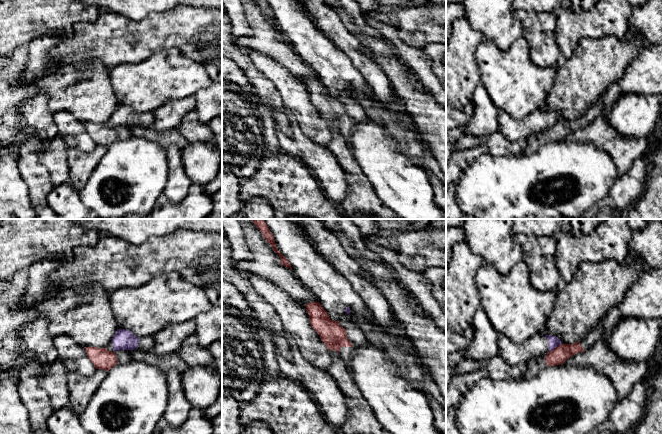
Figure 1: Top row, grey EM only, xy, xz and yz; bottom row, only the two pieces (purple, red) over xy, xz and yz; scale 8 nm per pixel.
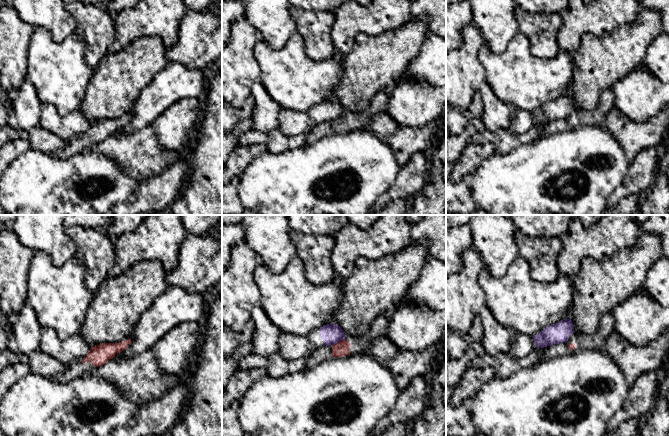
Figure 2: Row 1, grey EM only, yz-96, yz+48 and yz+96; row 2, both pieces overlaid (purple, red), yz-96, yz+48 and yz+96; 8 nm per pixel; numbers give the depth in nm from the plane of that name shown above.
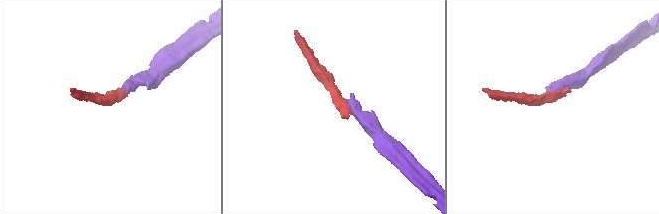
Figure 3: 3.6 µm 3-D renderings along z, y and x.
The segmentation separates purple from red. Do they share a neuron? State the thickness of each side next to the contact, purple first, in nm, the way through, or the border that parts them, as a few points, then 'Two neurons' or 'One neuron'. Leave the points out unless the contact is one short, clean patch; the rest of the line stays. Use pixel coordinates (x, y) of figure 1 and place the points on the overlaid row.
Thickness 90 nm (purple) against 140 nm. Boundary: yz (561, 343), (549, 352). Two neurons

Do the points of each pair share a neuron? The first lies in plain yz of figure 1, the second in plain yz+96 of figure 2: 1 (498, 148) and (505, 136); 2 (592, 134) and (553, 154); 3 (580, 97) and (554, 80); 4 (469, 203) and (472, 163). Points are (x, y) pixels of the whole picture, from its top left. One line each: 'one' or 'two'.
1: one
2: two
3: two
4: two

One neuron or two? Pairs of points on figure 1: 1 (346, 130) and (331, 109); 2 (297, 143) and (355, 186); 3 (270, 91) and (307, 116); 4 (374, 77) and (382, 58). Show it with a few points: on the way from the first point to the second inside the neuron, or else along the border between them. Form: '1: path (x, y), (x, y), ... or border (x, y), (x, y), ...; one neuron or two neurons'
1: path (345, 125), (336, 114); one neuron
2: border (335, 158), (347, 184), (347, 195), (342, 202); two neurons
3: border (263, 74), (273, 84), (278, 93); two neurons
4: border (374, 59), (392, 85); two neurons

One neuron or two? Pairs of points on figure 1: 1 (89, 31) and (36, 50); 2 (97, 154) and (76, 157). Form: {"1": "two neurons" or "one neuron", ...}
{"1": "one neuron", "2": "one neuron"}

